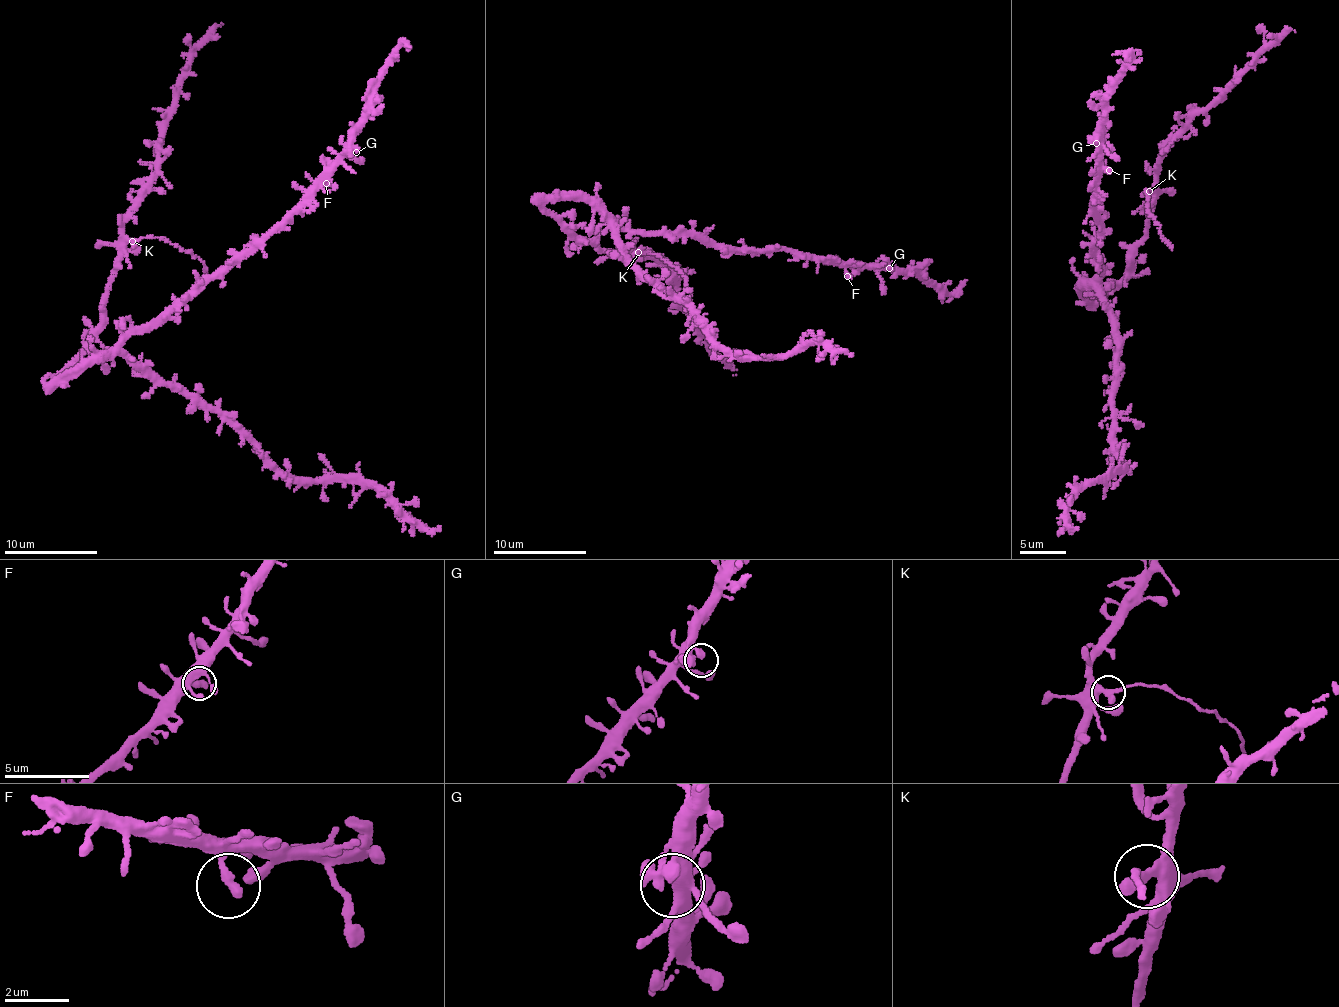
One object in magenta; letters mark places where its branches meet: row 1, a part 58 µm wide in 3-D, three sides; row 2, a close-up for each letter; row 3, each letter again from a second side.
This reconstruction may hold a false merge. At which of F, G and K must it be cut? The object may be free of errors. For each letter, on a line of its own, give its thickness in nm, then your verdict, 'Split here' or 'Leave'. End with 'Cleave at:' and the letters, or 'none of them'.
F: Thickness 360 nm. Leave
G: Thickness 280 nm. Leave
K: Thickness 340 nm. Split here
Cleave at: K

